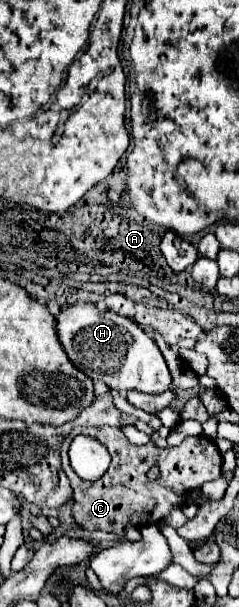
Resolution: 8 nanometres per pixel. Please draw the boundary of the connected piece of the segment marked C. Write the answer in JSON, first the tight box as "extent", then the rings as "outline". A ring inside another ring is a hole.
{"extent":[60,427,222,541],"outline":[[[76,427],[72,429],[60,449],[62,455],[62,469],[70,479],[70,485],[74,489],[72,501],[72,515],[76,523],[86,531],[104,531],[120,537],[126,541],[126,527],[142,527],[142,525],[154,525],[160,523],[170,515],[172,509],[182,509],[186,503],[186,495],[190,495],[194,489],[202,487],[208,481],[214,481],[222,473],[222,455],[212,439],[200,435],[200,437],[186,437],[176,447],[160,449],[152,443],[148,445],[132,445],[124,433],[118,427]],[[76,435],[90,435],[98,439],[110,453],[112,463],[108,471],[98,481],[84,481],[80,479],[70,463],[68,463],[68,441],[72,441]],[[150,463],[156,463],[160,467],[160,481],[150,483],[146,479],[146,471],[150,469]]]}

